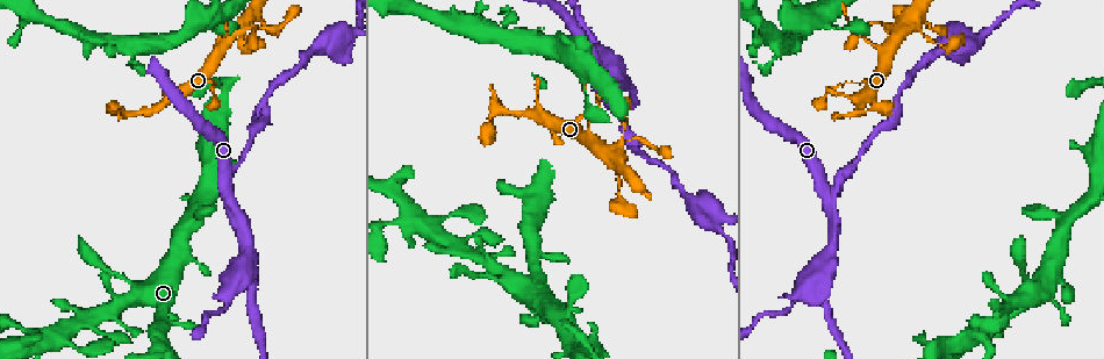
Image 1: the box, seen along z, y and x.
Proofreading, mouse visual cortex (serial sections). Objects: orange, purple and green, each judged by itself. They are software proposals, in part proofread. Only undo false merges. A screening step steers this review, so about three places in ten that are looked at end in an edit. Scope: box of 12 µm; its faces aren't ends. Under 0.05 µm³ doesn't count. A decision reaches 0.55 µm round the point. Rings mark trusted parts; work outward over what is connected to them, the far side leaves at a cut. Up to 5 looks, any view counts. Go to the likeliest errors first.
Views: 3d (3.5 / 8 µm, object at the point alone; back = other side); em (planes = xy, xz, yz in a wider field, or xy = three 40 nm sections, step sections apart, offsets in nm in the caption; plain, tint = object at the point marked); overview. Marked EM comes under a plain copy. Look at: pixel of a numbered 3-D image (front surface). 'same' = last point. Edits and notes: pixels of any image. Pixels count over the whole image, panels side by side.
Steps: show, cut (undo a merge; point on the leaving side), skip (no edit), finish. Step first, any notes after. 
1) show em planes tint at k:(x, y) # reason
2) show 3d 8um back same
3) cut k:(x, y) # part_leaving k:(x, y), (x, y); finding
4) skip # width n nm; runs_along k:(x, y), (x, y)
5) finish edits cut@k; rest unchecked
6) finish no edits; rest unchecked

show 3d 3.5um at 1:(883, 24) # thick turns thin

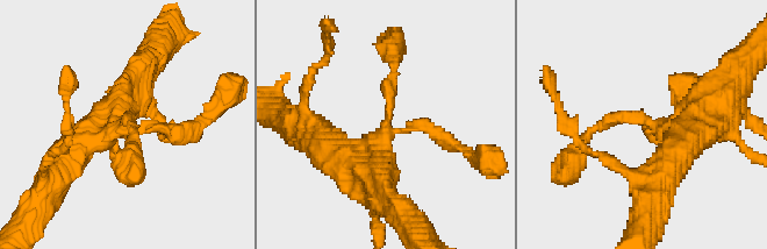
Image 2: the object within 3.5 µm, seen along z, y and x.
show em xy step 5 tint at 2:(647, 123) # arms 3; arm_widths 150, 200, 500 nm

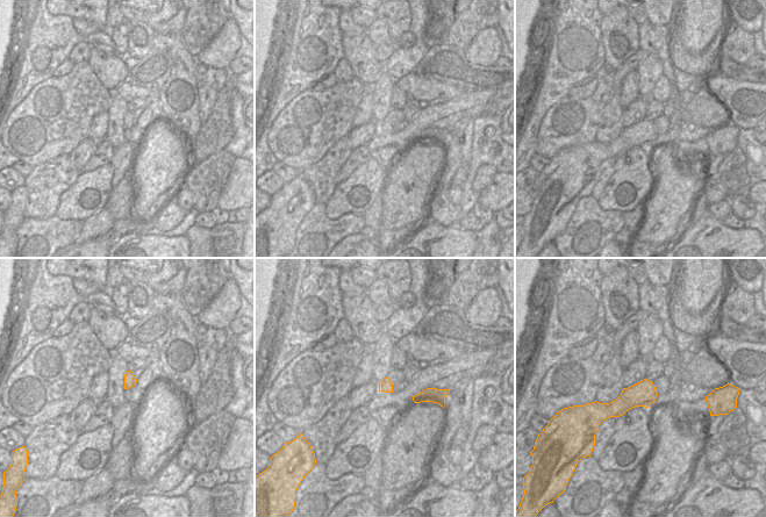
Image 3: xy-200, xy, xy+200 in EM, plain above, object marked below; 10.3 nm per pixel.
skip # width 140 nm; runs_along 2:(338, 159), (385, 136), (392, 56); all the same cell

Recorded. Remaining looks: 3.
show 3d 8um at 1:(826, 194) # branch point

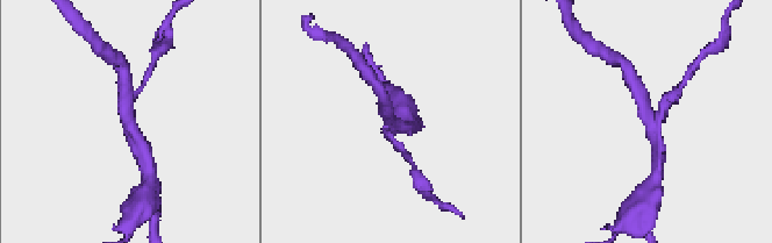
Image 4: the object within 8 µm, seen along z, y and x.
show em xy step 2 tint at 4:(389, 123)

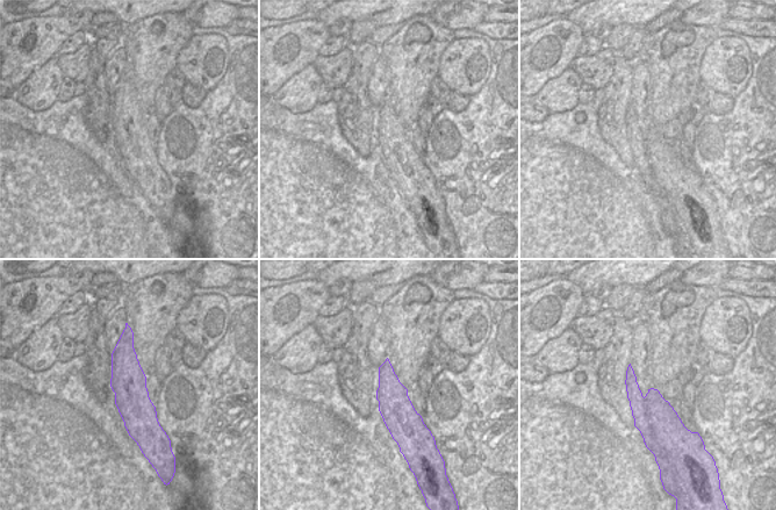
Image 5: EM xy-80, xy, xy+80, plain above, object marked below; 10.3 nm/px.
cut 4:(405, 100) # arms 3; arm_widths 200, 350, 400 nm; part_leaving 4:(657, 123), (667, 95), (679, 88); two cells meet here

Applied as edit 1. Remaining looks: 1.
finish edits cut@4; rest unchecked

